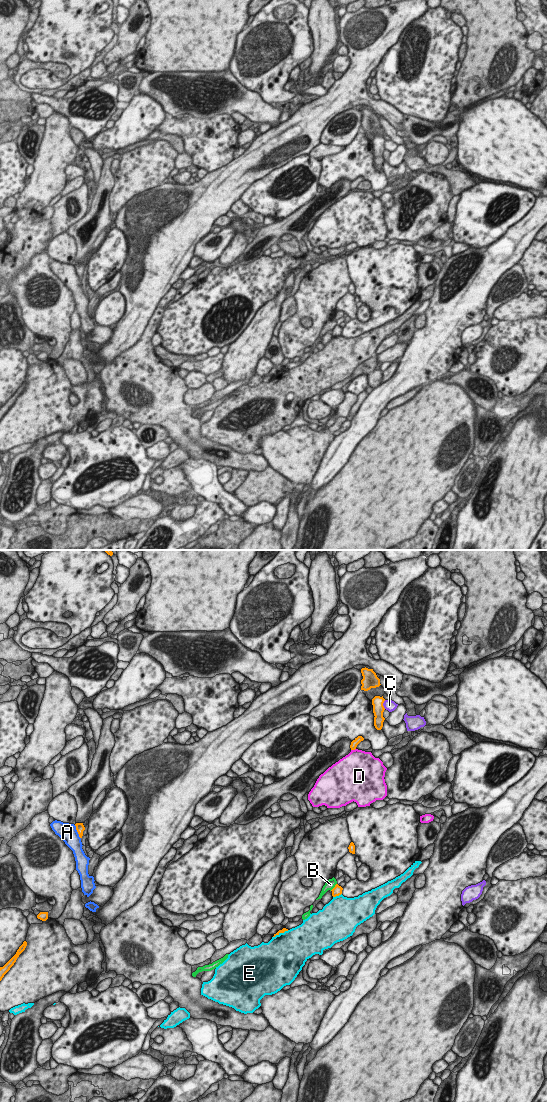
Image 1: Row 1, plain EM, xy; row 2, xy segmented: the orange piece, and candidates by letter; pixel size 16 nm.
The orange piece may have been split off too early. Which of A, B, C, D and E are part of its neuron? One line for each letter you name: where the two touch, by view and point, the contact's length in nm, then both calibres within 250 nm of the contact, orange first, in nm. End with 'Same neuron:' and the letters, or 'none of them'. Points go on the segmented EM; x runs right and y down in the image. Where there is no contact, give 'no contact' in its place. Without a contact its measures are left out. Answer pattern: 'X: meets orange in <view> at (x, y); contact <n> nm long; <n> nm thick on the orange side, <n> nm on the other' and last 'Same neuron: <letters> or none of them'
Same neuron: none of them

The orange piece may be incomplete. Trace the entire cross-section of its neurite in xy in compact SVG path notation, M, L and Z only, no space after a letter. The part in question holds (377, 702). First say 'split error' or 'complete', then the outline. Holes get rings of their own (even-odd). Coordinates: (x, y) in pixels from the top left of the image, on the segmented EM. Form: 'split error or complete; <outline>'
complete; M375 696L372 699L373 713L374 713L374 726L377 730L381 730L383 727L383 722L385 718L383 717L383 712L385 710L383 703L385 699L380 696Z

